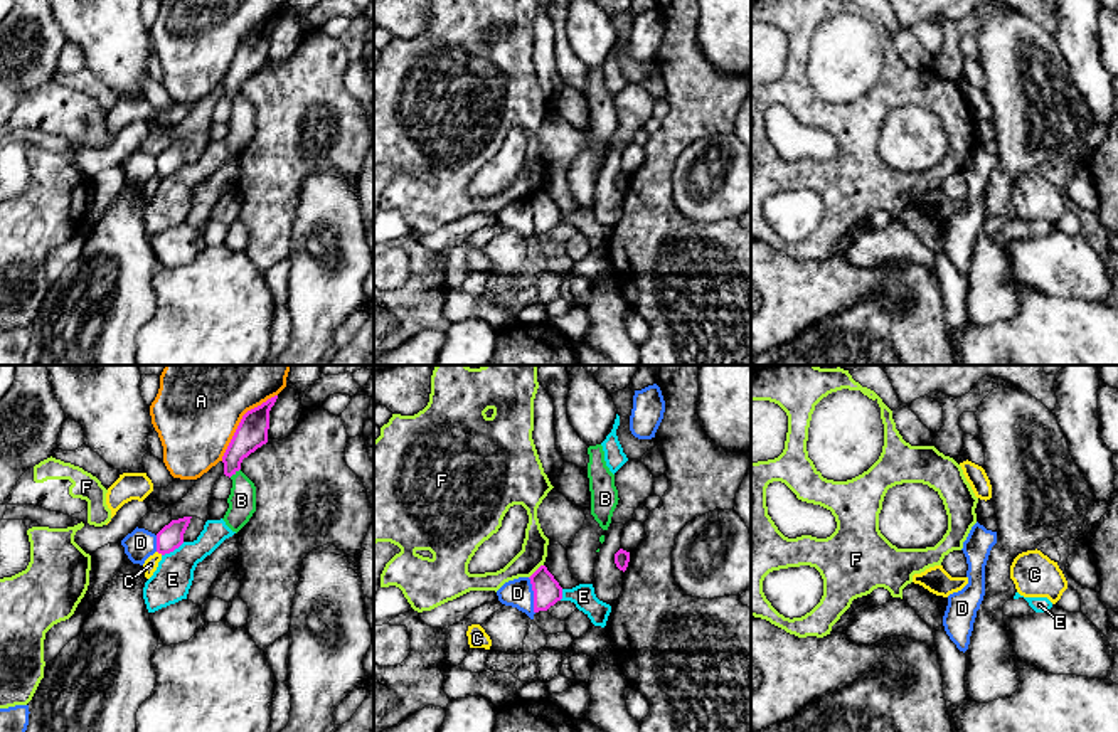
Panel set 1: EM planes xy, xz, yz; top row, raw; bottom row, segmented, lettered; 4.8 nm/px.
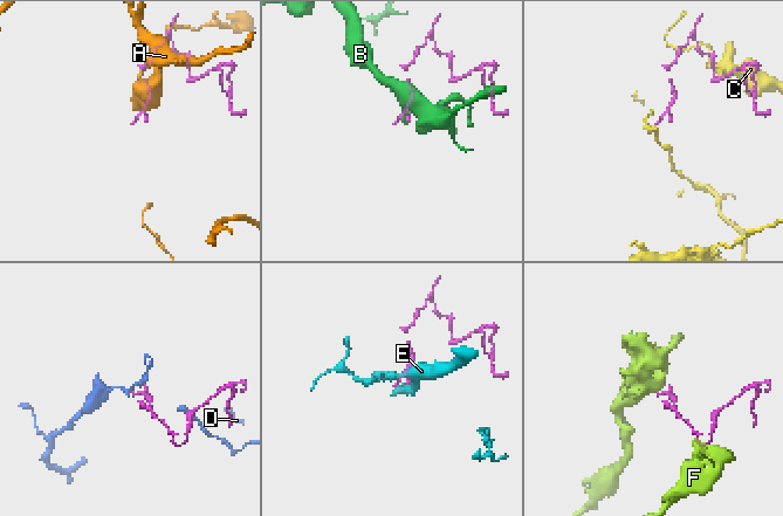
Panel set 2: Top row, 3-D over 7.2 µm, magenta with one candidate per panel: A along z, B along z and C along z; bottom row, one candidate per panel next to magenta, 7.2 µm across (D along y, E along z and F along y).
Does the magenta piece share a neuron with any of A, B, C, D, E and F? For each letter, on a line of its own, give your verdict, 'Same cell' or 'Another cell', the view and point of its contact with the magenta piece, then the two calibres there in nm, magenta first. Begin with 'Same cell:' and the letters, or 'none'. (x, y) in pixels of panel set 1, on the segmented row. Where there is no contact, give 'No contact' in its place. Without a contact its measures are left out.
Same cell: none
A: Another cell. Touches magenta at xy (241, 421). Thickness 150 nm (magenta) against 460 nm
B: Another cell. Touches magenta at xy (234, 472). Thickness 150 nm (magenta) against 130 nm
C: Another cell. Touches magenta at xy (160, 552). Thickness 120 nm (magenta) against 70 nm
D: Another cell. Touches magenta at xz (534, 596). Thickness 130 nm (magenta) against 140 nm
E: Another cell. Touches magenta at xy (172, 551). Thickness 120 nm (magenta) against 190 nm
F: Another cell. Touches magenta at xz (536, 571). Thickness 130 nm (magenta) against 130 nm

